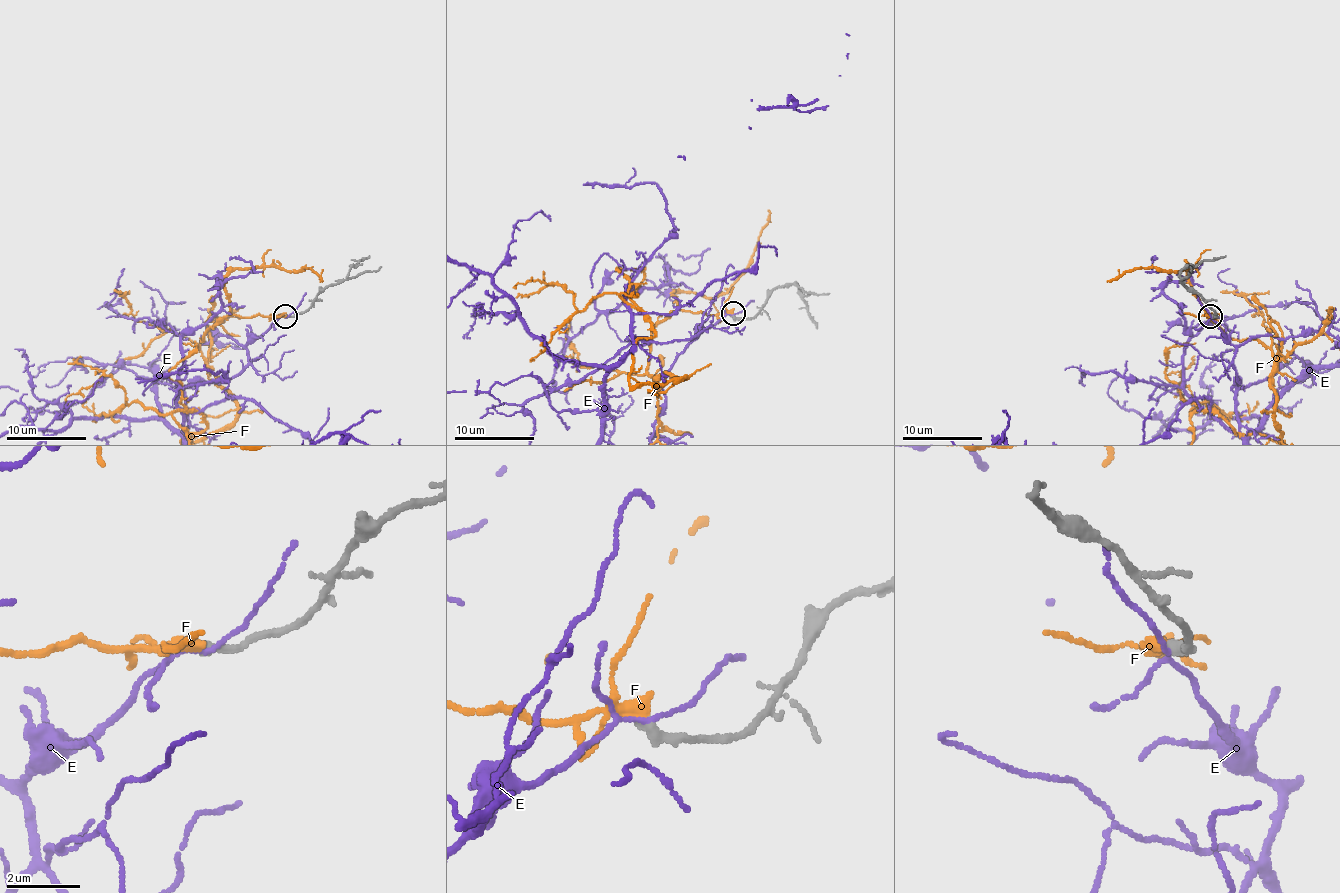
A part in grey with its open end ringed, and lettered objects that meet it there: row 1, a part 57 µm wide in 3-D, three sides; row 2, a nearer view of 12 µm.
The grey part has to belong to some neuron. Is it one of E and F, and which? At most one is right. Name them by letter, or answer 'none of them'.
F

